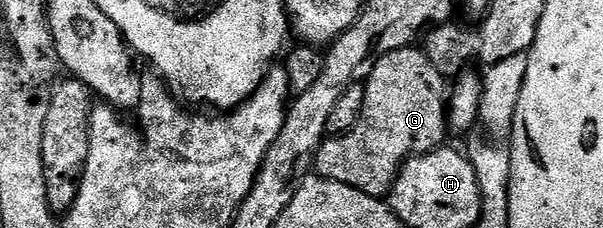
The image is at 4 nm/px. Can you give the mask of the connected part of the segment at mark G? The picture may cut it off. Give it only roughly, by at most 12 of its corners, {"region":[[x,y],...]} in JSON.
{"region":[[423,49],[374,64],[319,177],[383,199],[449,137],[449,83]]}

